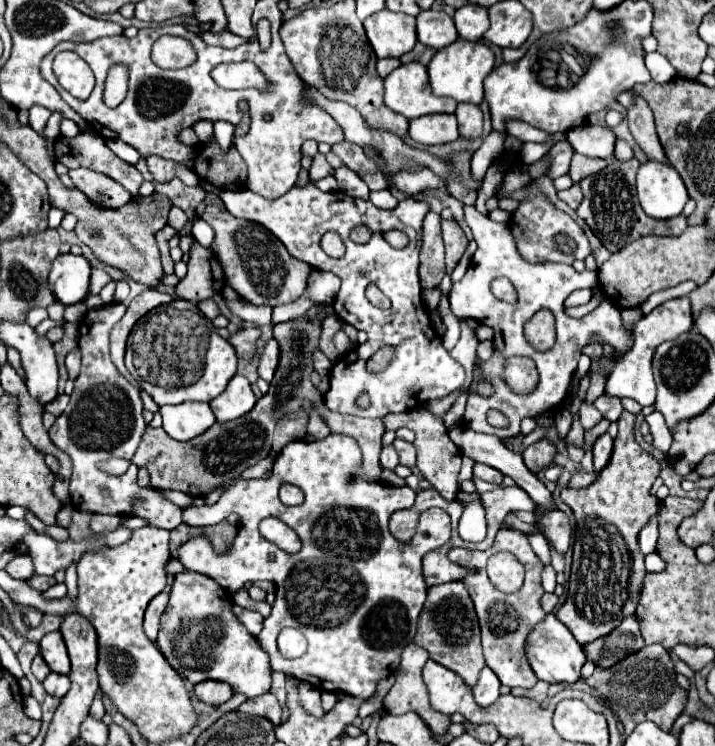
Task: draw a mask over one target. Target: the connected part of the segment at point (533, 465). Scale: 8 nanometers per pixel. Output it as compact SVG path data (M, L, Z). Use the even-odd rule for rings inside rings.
M541 438L523 450L523 460L527 468L531 468L531 472L539 472L545 466L553 464L555 454L557 454L557 446L549 438Z

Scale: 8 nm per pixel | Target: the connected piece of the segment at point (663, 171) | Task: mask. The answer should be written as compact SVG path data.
M645 162L637 172L637 196L647 216L667 220L679 216L689 194L673 166Z

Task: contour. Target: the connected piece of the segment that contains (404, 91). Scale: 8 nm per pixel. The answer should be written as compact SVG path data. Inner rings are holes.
M419 62L399 66L385 78L385 104L407 120L427 114L453 114L457 102L433 96L427 68Z

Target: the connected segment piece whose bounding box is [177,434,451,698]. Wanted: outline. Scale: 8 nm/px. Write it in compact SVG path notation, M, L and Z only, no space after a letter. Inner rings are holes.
M329 434L327 438L315 442L295 440L287 444L287 448L283 448L275 458L271 478L251 478L251 480L237 478L229 488L221 492L219 500L213 506L203 504L183 510L183 520L195 526L217 524L225 520L231 512L239 514L239 528L231 548L225 554L215 554L215 546L211 544L211 540L205 536L197 536L183 542L177 548L177 560L189 570L211 576L223 588L227 588L227 564L243 564L243 568L237 568L237 578L243 584L249 580L273 582L277 588L277 600L273 604L271 616L265 618L265 626L257 636L261 648L271 656L271 668L275 672L289 674L301 682L309 682L315 688L369 698L375 692L377 682L393 674L393 670L399 666L403 648L411 644L415 638L417 618L423 610L427 596L421 558L425 552L441 548L451 540L451 522L445 510L431 508L421 514L415 538L409 544L397 542L387 528L389 516L395 510L409 508L415 502L415 492L409 486L401 486L401 488L387 484L383 486L381 482L367 484L359 480L355 484L349 484L349 476L357 472L359 460L361 460L361 452L357 442L345 434ZM281 482L291 482L299 486L305 494L305 502L299 506L285 506L279 500ZM265 516L275 516L281 522L285 522L289 528L293 528L301 538L303 548L297 554L287 554L279 550L275 544L267 542L257 530L261 518ZM283 626L295 626L305 634L309 648L301 658L287 660L277 652L275 638Z

